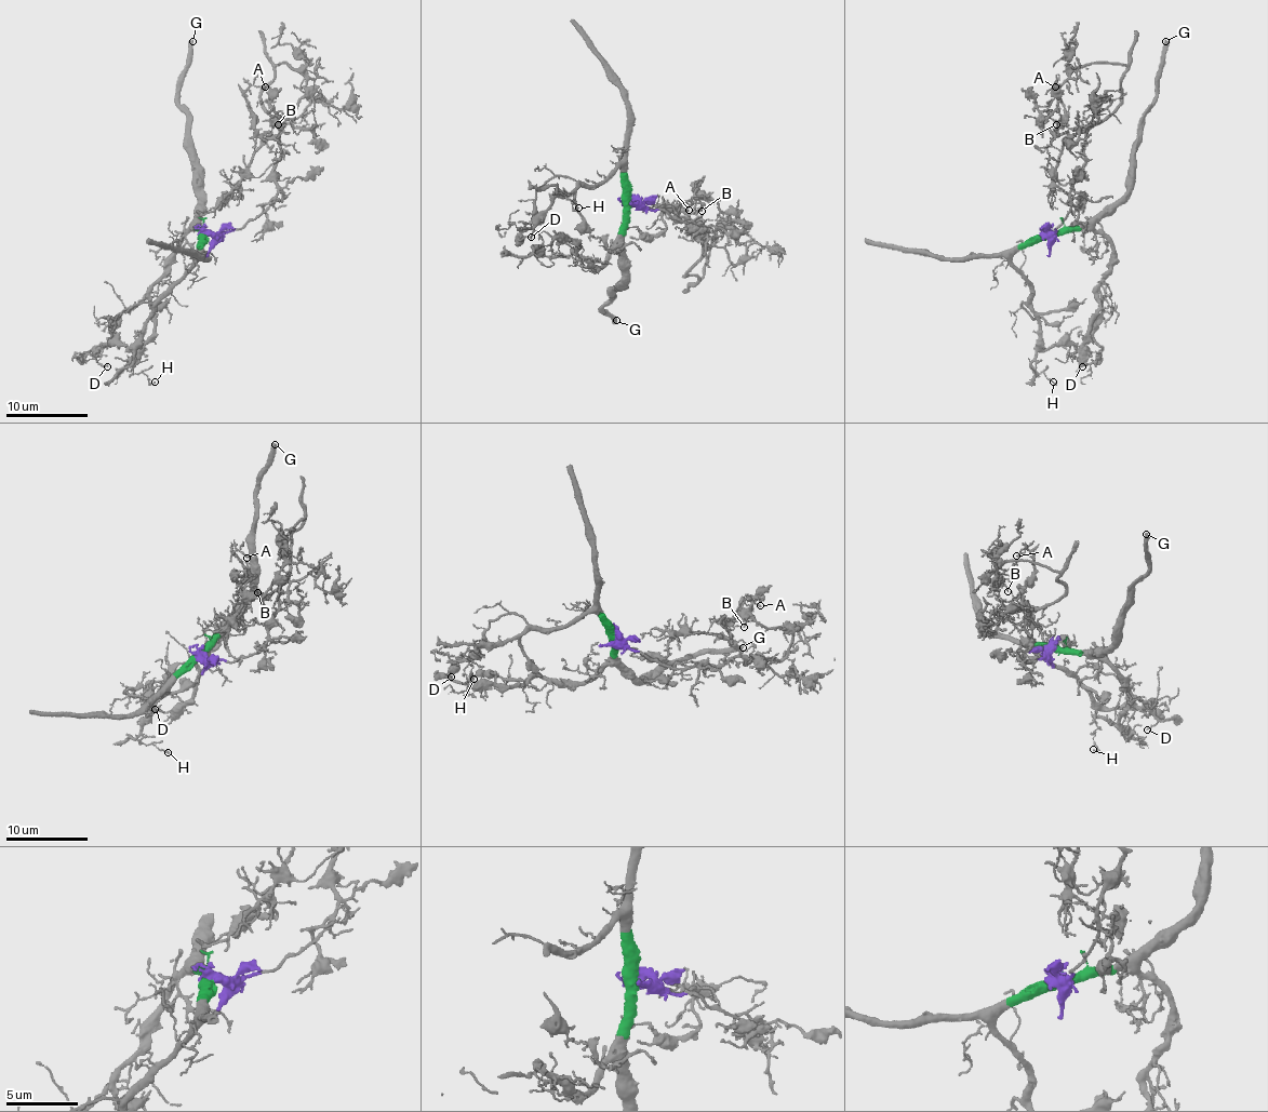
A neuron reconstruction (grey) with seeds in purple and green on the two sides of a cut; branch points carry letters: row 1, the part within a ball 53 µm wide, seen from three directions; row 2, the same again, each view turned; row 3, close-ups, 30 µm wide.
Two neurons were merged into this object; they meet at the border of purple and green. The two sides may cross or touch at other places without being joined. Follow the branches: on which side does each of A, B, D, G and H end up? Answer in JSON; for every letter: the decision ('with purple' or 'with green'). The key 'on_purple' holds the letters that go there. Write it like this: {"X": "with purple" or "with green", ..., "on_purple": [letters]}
{"A": "with purple", "B": "with purple", "D": "with green", "G": "with green", "H": "with green", "on_purple": ["A", "B"]}

